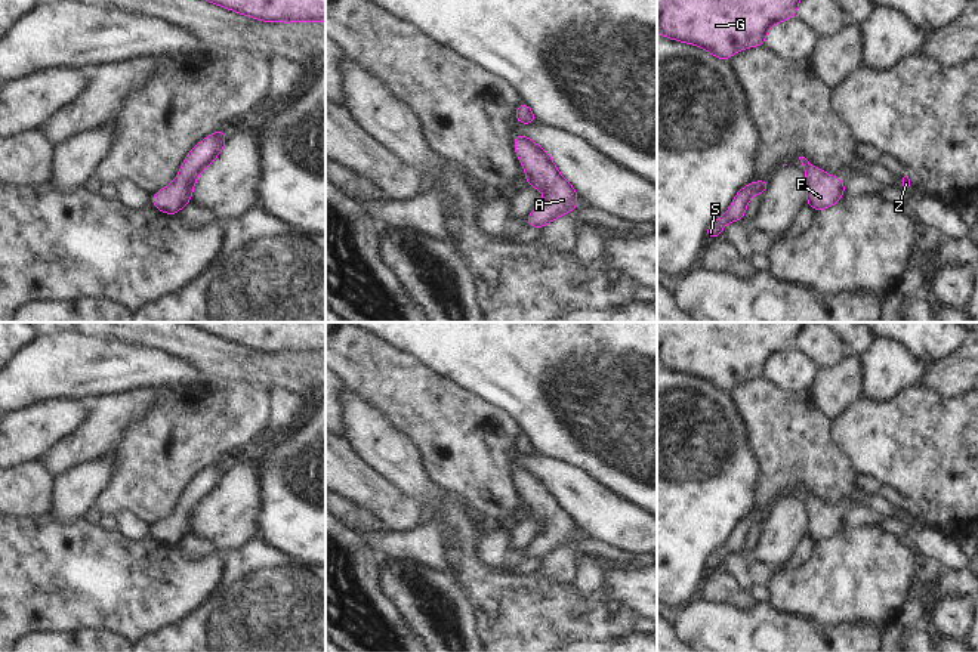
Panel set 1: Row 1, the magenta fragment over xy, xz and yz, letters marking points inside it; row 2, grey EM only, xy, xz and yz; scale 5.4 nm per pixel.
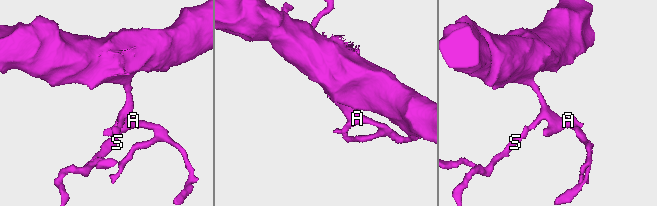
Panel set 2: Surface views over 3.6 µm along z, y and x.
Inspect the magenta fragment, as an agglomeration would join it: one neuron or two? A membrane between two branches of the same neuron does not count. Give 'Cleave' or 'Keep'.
Keep.

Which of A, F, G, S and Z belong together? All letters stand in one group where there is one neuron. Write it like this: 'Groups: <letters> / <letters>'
Groups: A F G S Z

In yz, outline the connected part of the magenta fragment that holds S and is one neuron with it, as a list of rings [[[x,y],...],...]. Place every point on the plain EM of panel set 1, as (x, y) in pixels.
[[[755,512],[753,515],[741,519],[737,523],[728,543],[709,556],[709,559],[706,562],[707,571],[713,571],[713,569],[718,569],[719,566],[722,566],[722,559],[728,553],[740,553],[744,549],[746,538],[747,538],[752,526],[765,525],[768,522],[769,515],[771,515],[771,512]]]

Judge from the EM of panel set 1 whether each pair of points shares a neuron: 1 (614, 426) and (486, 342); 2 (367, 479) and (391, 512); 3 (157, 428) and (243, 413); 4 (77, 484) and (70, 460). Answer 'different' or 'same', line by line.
1: same
2: same
3: same
4: different

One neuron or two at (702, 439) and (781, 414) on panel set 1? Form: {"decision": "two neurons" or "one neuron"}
{"decision": "two neurons"}

